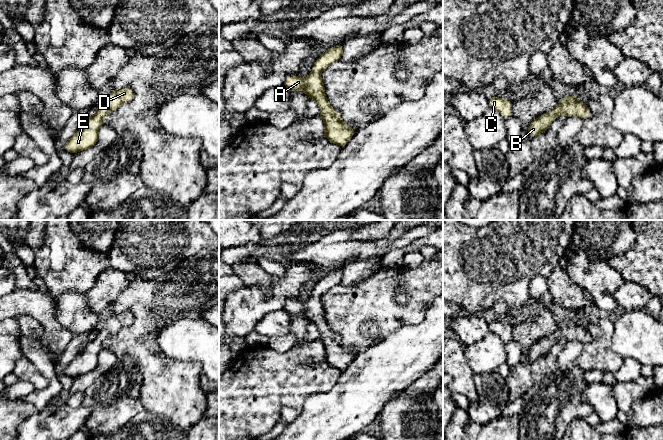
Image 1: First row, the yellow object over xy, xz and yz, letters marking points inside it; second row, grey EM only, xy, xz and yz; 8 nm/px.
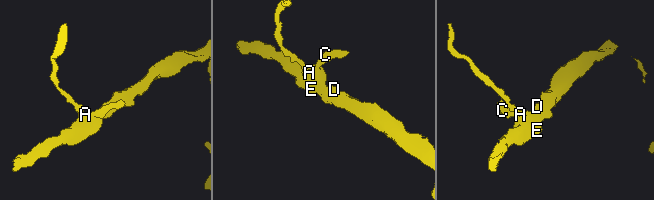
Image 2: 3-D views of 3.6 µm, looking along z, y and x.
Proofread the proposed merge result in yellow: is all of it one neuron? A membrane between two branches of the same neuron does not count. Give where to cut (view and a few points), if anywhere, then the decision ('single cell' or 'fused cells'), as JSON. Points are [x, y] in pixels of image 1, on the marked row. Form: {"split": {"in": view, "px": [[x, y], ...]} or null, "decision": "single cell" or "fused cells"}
{"split": null, "decision": "single cell"}

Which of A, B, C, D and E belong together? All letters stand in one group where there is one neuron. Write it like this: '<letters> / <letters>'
A B C D E

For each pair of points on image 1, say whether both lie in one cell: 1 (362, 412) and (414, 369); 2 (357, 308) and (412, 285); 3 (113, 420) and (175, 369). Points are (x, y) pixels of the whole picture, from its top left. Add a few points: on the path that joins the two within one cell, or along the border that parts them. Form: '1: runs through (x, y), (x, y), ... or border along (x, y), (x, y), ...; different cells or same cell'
1: runs through (374, 399), (401, 372); same cell
2: runs through (375, 307), (407, 307), (409, 303); same cell
3: border along (141, 376), (139, 401), (144, 409); different cells

